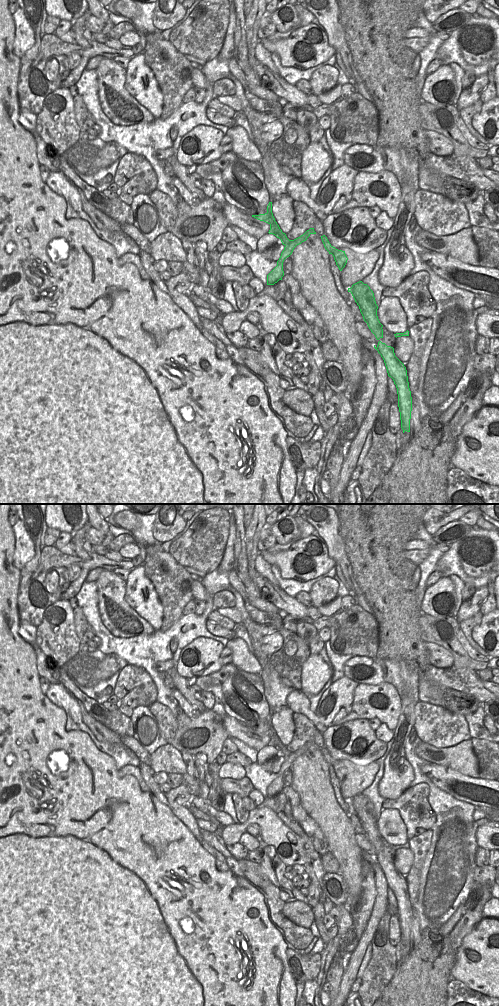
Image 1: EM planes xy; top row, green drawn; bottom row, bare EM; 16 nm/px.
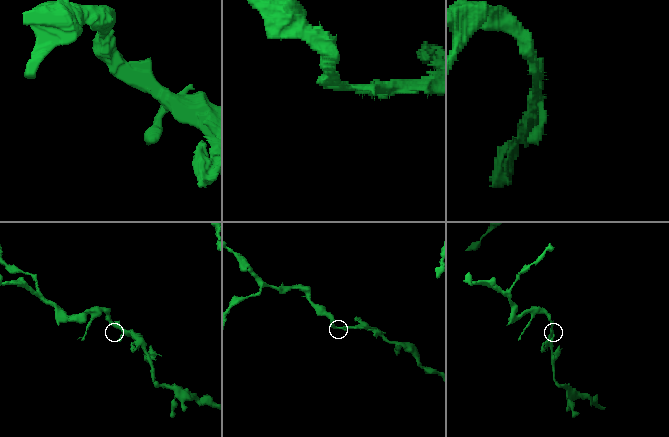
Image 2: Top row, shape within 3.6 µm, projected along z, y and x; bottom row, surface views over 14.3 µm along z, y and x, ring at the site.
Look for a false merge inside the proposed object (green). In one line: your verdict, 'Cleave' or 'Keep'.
Keep.

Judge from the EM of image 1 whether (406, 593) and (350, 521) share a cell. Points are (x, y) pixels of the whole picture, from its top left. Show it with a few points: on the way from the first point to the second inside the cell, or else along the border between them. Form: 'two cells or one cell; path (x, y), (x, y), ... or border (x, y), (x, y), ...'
one cell; path (388, 575), (377, 564), (374, 547), (368, 539)

